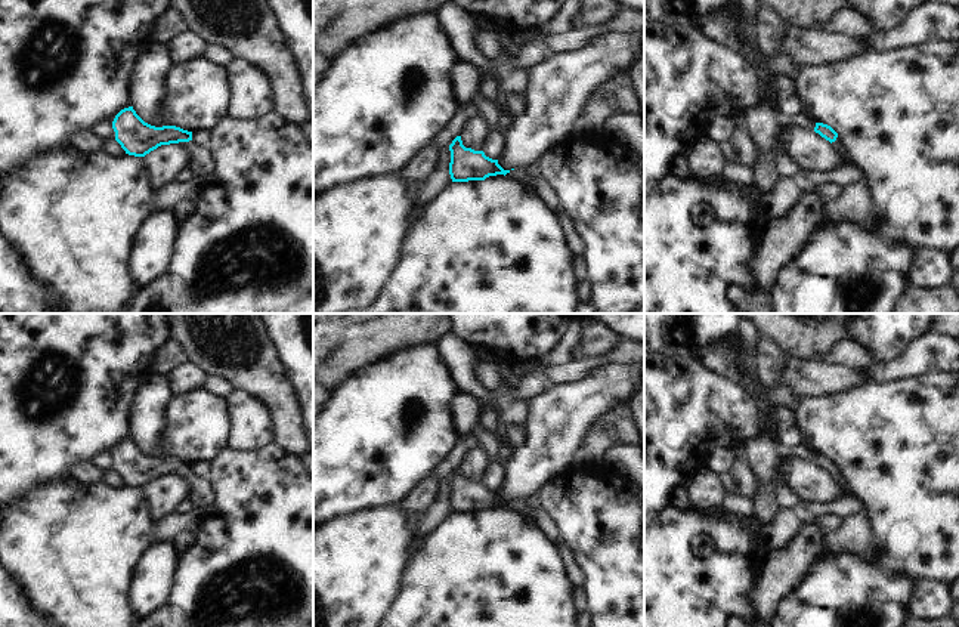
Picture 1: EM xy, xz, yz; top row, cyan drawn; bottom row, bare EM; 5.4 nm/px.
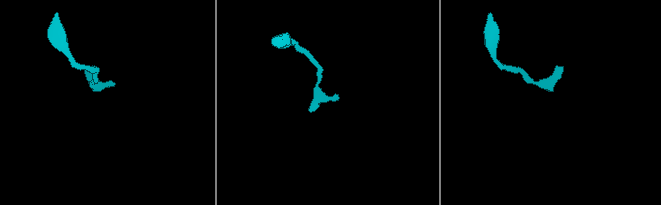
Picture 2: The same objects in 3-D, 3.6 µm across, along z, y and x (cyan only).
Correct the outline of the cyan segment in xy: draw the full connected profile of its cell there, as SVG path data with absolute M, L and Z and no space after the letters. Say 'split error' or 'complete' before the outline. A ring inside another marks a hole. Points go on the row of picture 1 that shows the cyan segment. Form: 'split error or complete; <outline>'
split error; M133 106L121 109L114 121L115 140L129 155L145 157L161 145L180 143L191 154L189 170L194 177L207 182L216 169L213 155L207 148L192 142L192 132L176 126L155 127L145 123Z

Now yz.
split error; M816 123L814 132L819 133L826 140L829 140L833 145L833 148L841 152L844 166L853 166L851 157L844 148L842 140L838 138L838 133L830 126L823 123Z

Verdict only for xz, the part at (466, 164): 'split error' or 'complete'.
split error

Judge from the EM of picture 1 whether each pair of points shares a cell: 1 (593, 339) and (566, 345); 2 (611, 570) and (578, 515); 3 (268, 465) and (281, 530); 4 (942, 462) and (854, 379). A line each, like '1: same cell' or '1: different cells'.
1: different cells
2: same cell
3: same cell
4: different cells

